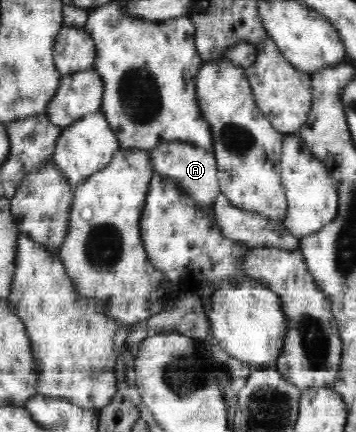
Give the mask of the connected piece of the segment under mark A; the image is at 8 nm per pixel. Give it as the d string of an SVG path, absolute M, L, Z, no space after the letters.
M167 141L156 149L150 149L149 155L156 173L176 182L183 193L186 193L201 209L207 211L207 216L214 217L212 211L216 196L220 193L220 179L217 177L218 167L213 152L182 142Z

